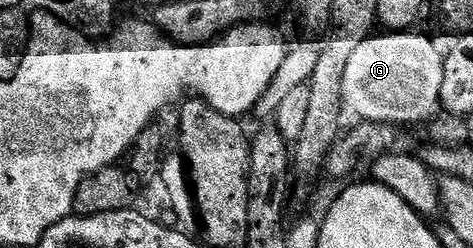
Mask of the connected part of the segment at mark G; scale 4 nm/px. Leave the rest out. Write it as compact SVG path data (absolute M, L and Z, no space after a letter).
M415 32L377 33L354 50L343 73L343 97L344 106L348 110L350 107L358 120L394 125L424 124L441 107L444 50L431 38Z

